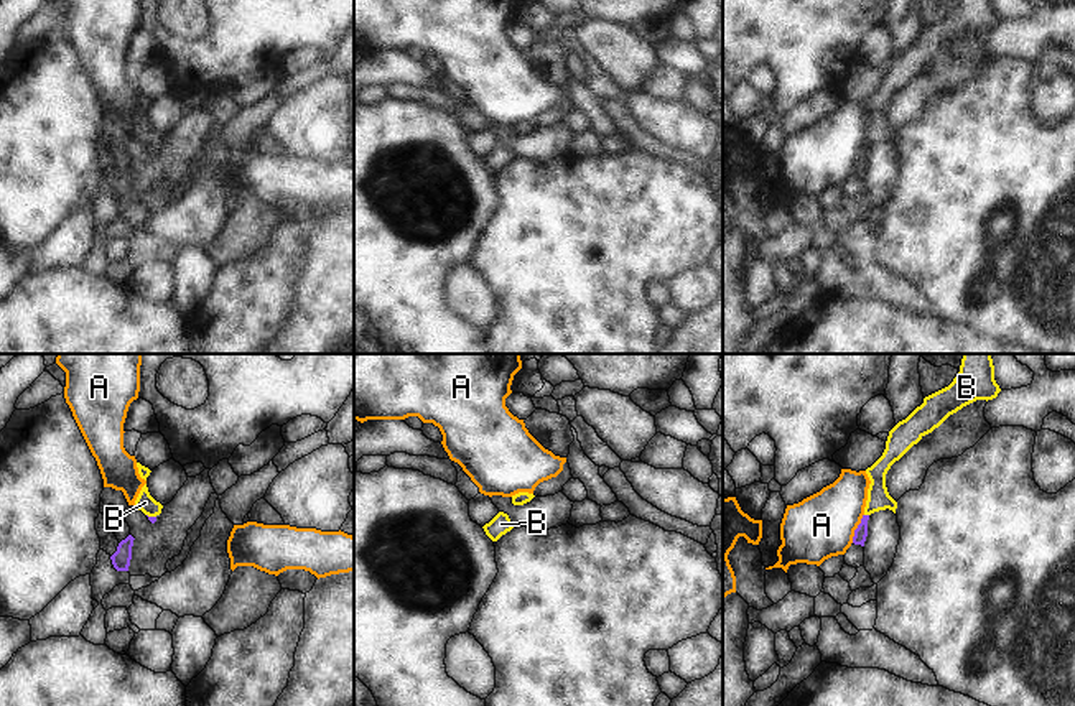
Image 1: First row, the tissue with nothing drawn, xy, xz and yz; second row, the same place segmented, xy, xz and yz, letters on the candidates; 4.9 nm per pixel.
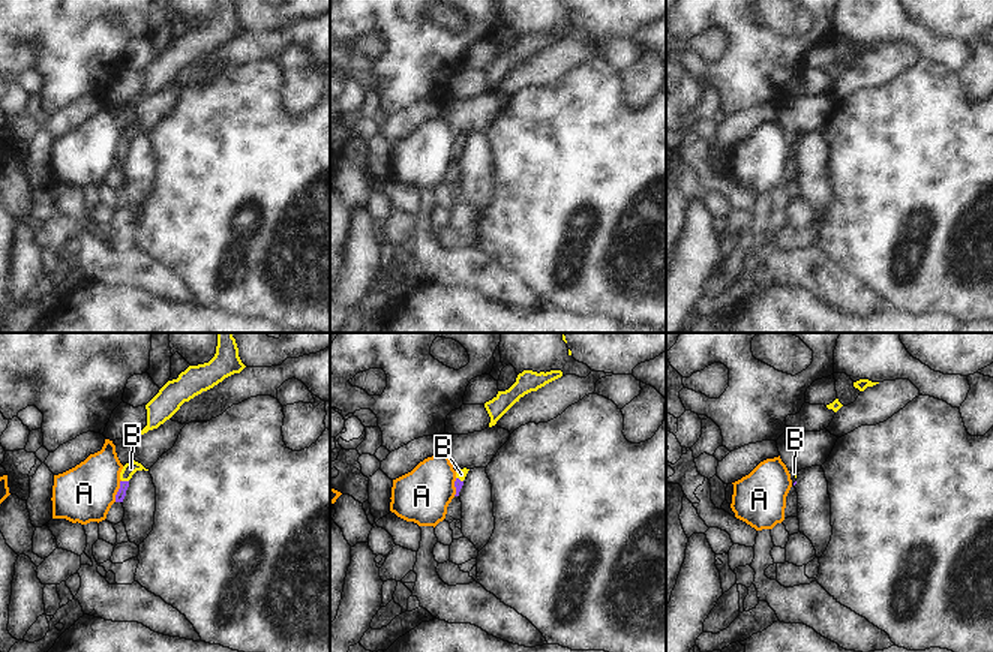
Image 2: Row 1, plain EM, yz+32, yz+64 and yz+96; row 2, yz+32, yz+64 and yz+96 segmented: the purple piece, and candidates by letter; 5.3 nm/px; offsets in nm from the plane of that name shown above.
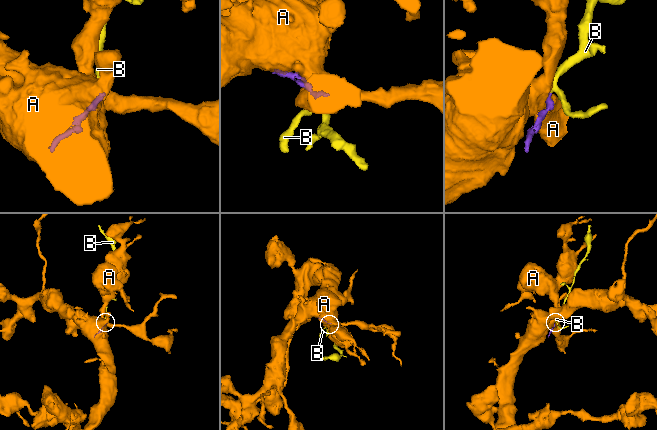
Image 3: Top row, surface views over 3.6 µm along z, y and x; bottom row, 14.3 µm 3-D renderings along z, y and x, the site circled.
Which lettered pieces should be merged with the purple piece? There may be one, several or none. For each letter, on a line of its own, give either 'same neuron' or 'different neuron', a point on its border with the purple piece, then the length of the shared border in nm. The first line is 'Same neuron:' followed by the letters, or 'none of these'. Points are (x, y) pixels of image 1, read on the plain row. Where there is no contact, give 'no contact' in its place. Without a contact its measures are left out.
Same neuron: B
A: different neuron; contact yz (856, 160); length 160 nm
B: same neuron; contact yz (866, 147); length 30 nm

